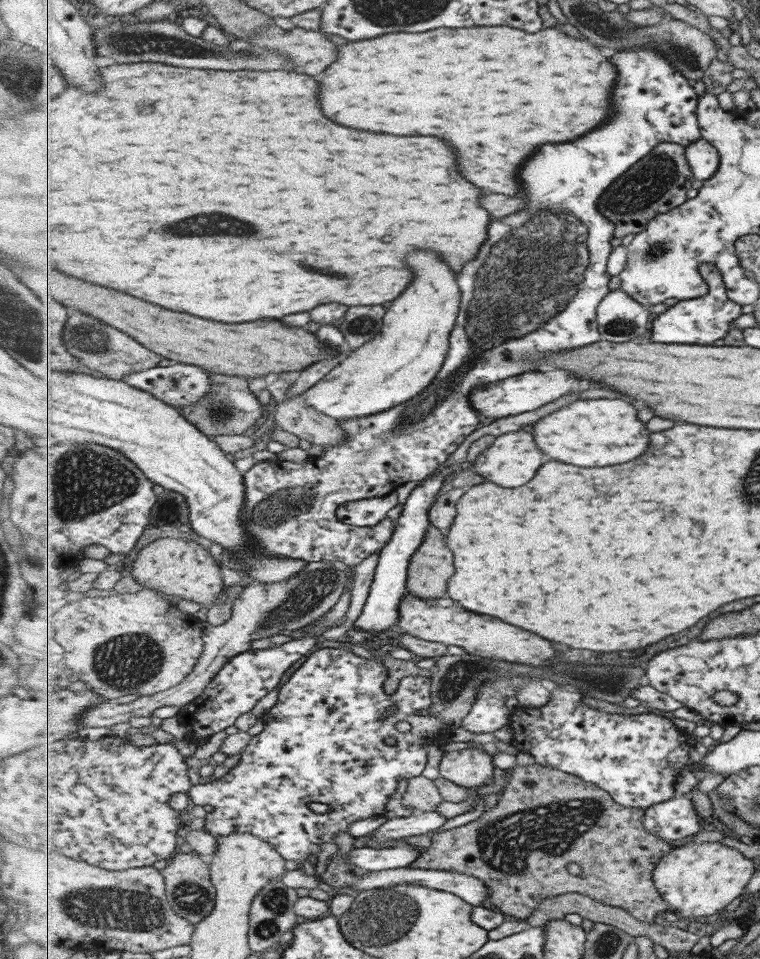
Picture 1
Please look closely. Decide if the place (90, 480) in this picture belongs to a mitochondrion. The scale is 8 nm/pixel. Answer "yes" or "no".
yes

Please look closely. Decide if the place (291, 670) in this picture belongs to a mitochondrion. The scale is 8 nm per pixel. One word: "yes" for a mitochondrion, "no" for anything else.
no

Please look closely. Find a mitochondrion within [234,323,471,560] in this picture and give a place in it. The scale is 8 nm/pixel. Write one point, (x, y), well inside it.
(282, 508)

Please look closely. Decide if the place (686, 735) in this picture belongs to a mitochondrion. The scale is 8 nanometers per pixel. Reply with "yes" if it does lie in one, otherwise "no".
no

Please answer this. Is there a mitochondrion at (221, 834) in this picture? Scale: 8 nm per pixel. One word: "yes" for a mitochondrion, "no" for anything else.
no

